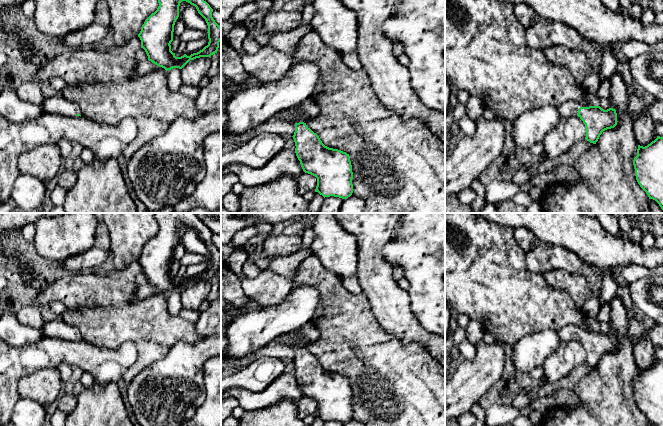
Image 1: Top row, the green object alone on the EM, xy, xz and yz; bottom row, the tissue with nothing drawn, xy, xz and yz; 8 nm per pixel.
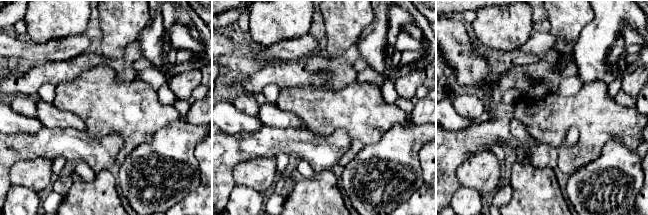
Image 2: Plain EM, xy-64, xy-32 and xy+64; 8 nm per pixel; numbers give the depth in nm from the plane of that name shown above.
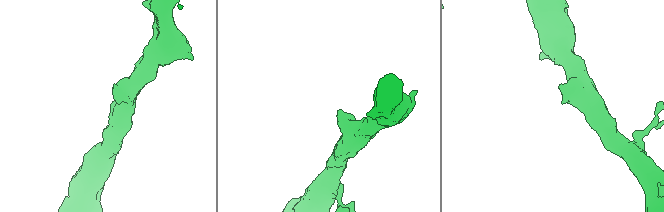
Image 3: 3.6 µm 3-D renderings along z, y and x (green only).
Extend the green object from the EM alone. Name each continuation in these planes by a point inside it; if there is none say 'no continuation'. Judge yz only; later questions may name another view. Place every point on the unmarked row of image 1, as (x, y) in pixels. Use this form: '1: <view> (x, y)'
1: yz (569, 332)

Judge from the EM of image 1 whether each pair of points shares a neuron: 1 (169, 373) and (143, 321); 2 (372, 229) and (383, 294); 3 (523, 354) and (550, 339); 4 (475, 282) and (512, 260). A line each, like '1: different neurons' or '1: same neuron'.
1: different neurons
2: same neuron
3: same neuron
4: same neuron

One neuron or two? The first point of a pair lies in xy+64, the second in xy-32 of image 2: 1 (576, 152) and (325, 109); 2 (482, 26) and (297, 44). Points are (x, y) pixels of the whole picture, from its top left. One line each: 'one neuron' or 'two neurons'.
1: one neuron
2: two neurons

